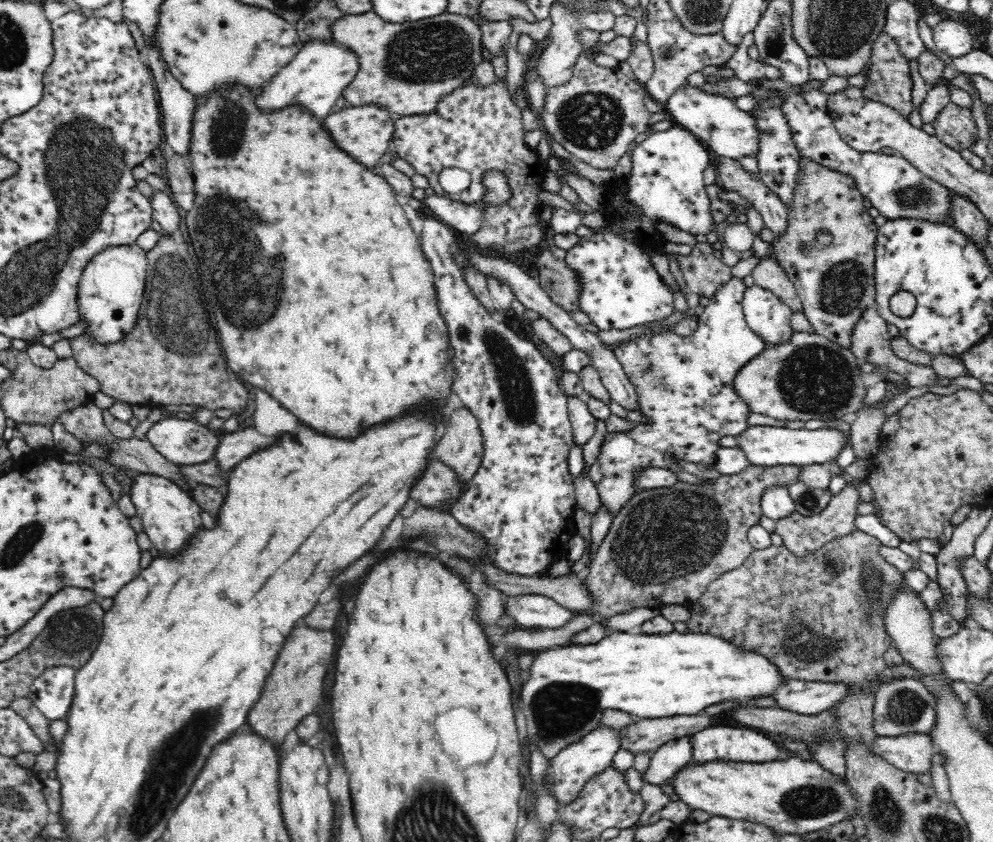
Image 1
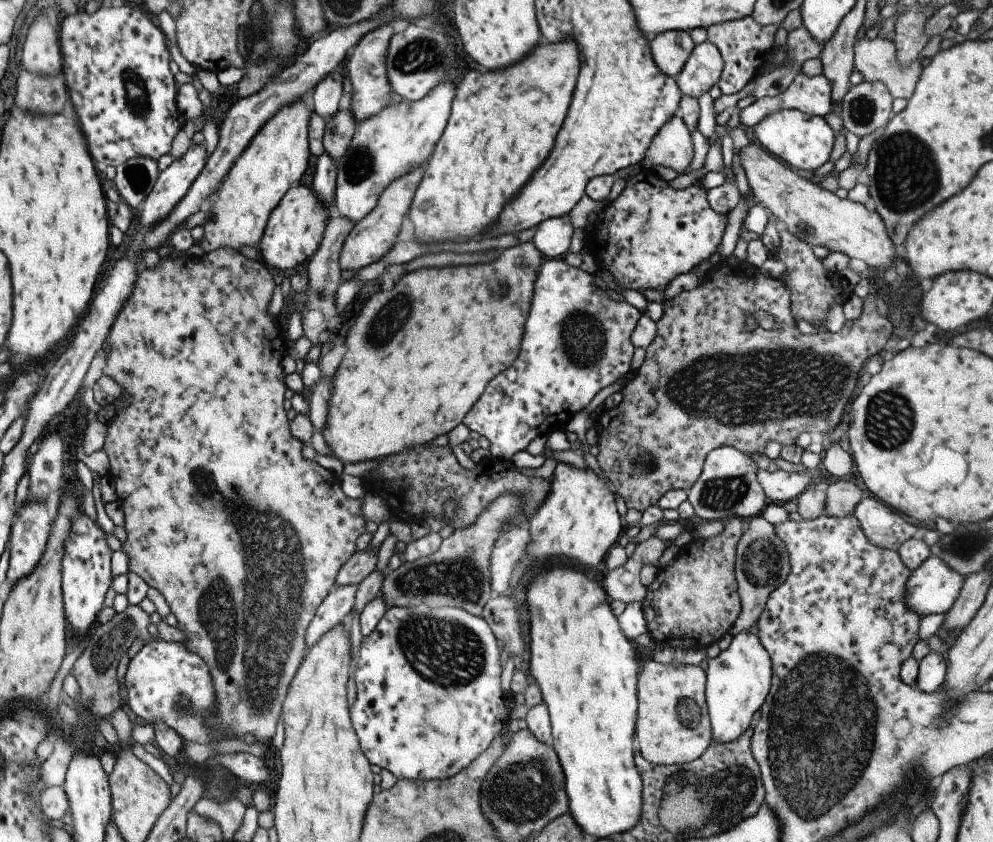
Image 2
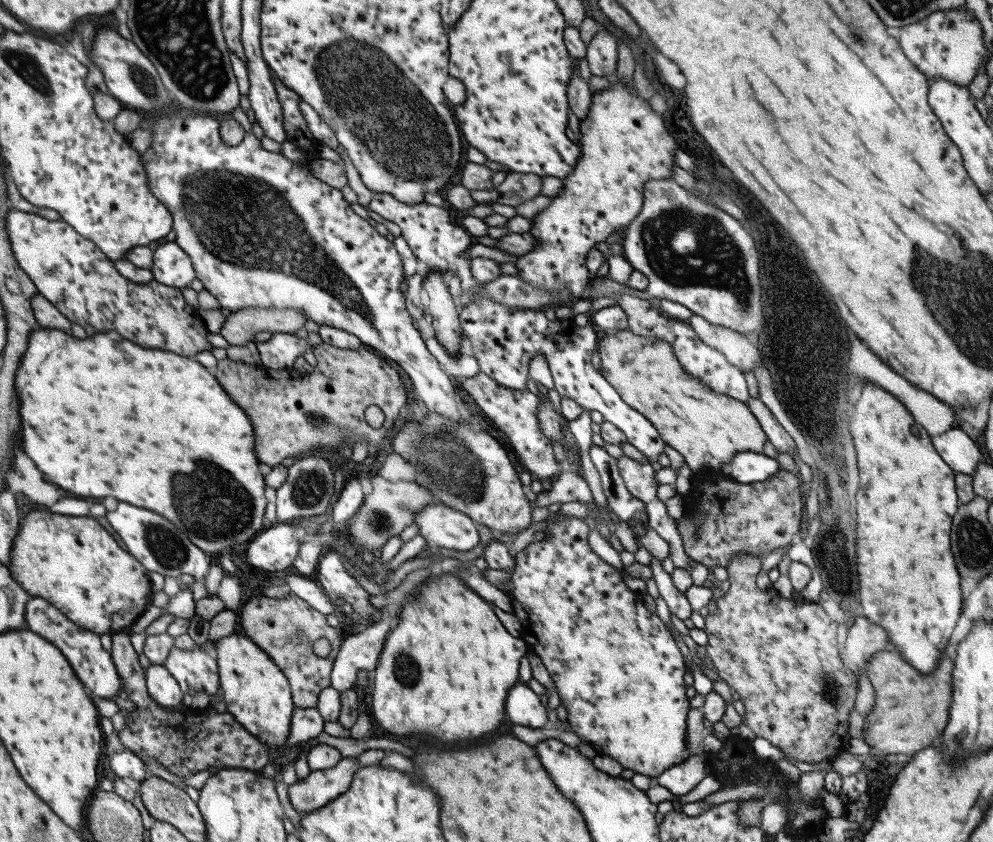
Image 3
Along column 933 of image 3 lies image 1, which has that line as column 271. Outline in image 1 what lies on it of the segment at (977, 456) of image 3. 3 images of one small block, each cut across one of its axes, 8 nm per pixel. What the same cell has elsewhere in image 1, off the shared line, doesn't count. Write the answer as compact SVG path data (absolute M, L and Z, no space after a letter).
M240 428L240 432L224 434L216 450L216 462L220 464L222 470L232 472L234 466L244 462L246 458L276 446L278 438L280 436L264 436L256 428L248 428L248 430Z

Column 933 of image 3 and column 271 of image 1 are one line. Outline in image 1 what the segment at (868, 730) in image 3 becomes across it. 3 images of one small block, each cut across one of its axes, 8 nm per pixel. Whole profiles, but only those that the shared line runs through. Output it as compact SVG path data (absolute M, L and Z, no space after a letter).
M296 626L284 648L280 648L274 668L268 674L260 700L248 712L248 722L258 736L268 740L274 748L280 748L286 736L298 726L306 714L314 714L314 708L324 700L324 678L334 664L336 634L332 630L316 630L310 626Z

